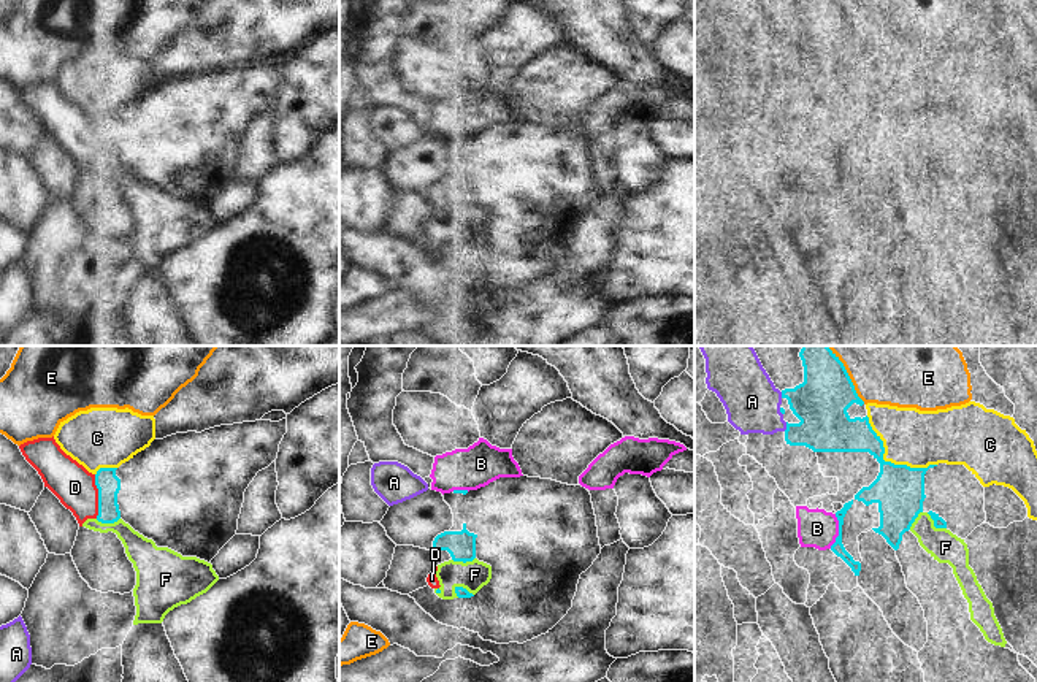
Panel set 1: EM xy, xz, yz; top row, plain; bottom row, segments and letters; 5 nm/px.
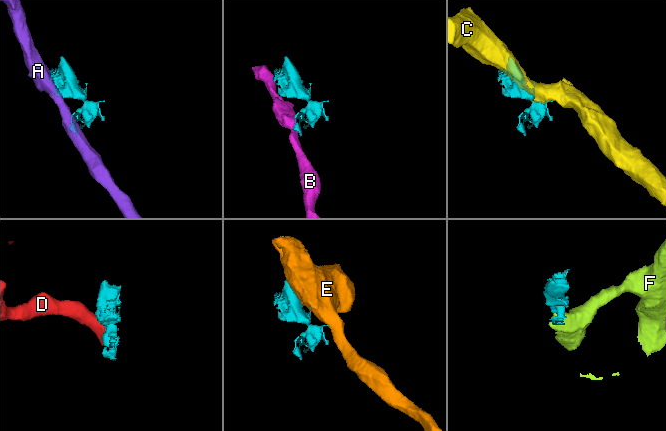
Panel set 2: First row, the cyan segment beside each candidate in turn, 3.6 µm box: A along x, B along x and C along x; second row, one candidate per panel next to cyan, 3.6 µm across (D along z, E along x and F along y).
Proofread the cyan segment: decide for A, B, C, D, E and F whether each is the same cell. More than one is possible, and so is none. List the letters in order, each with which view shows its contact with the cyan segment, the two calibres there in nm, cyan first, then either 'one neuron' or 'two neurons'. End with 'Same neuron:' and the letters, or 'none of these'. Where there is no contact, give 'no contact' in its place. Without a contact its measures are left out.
A: contact in yz; calibres 280 and 280 nm; two neurons
B: contact in yz; calibres 70 and 190 nm; two neurons
C: contact in yz; calibres 260 and 280 nm; two neurons
D: contact in xy; calibres 120 and 200 nm; two neurons
E: contact in yz; calibres 280 and 260 nm; two neurons
F: contact in yz; calibres 60 and 160 nm; two neurons
Same neuron: none of these

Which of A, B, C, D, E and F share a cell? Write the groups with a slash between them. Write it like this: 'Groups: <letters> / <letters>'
Groups: A / B / C / D F / E.

